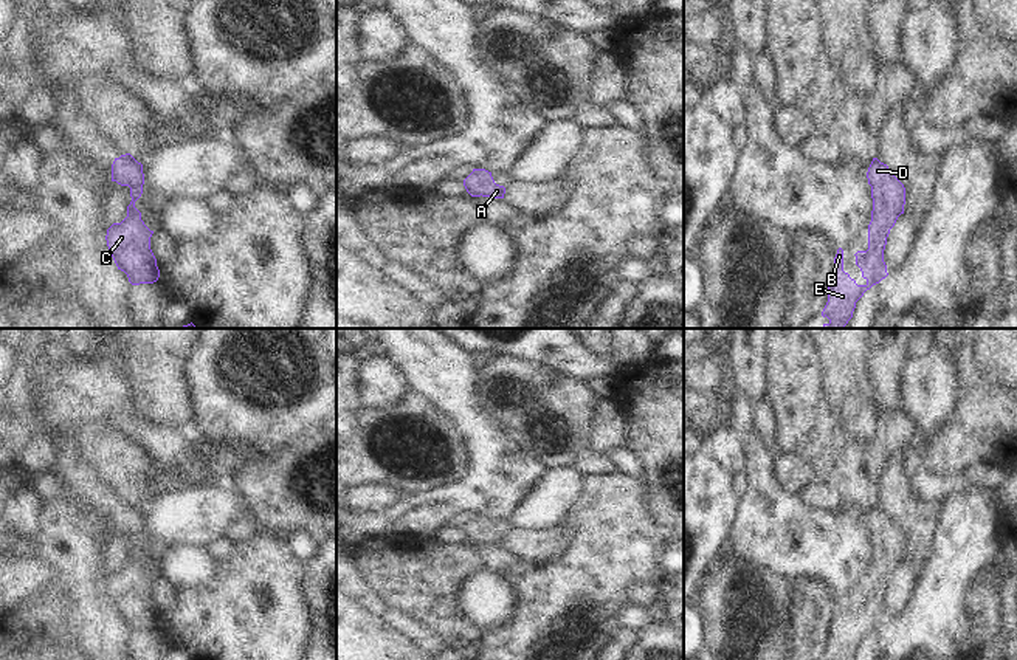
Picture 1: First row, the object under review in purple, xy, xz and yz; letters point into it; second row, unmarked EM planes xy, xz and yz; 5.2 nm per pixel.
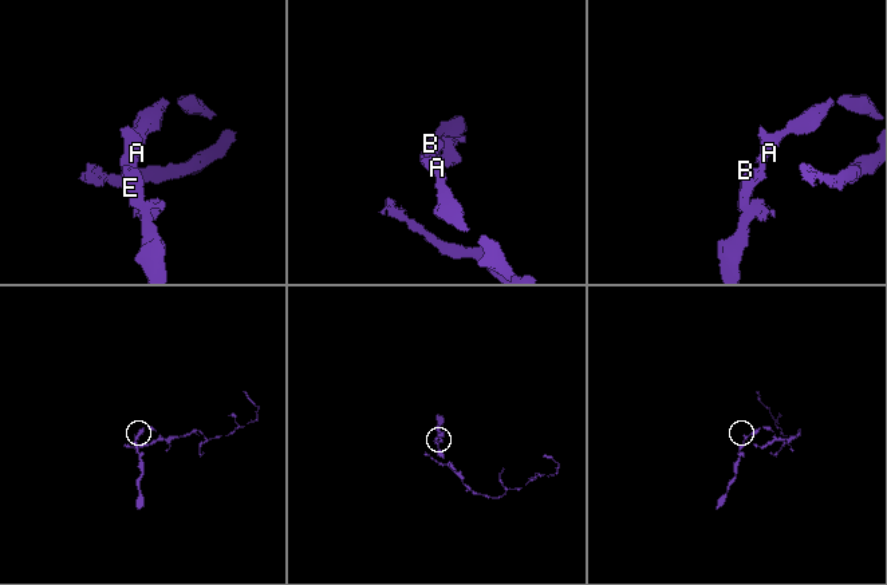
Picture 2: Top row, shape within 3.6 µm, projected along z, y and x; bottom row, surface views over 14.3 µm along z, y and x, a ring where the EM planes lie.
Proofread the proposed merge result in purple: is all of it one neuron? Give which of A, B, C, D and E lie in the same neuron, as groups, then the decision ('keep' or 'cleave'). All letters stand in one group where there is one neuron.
A B C D E; keep

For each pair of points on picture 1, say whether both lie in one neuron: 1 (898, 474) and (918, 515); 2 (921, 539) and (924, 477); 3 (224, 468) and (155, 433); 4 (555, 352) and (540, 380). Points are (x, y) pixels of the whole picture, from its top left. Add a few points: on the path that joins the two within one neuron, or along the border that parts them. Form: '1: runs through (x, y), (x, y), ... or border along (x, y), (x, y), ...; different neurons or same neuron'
1: runs through (898, 484), (898, 494), (909, 505); same neuron
2: border along (910, 490), (923, 498), (941, 502); different neurons
3: border along (202, 439), (208, 450), (210, 468), (225, 482); different neurons
4: border along (512, 357), (521, 357), (582, 380); different neurons

